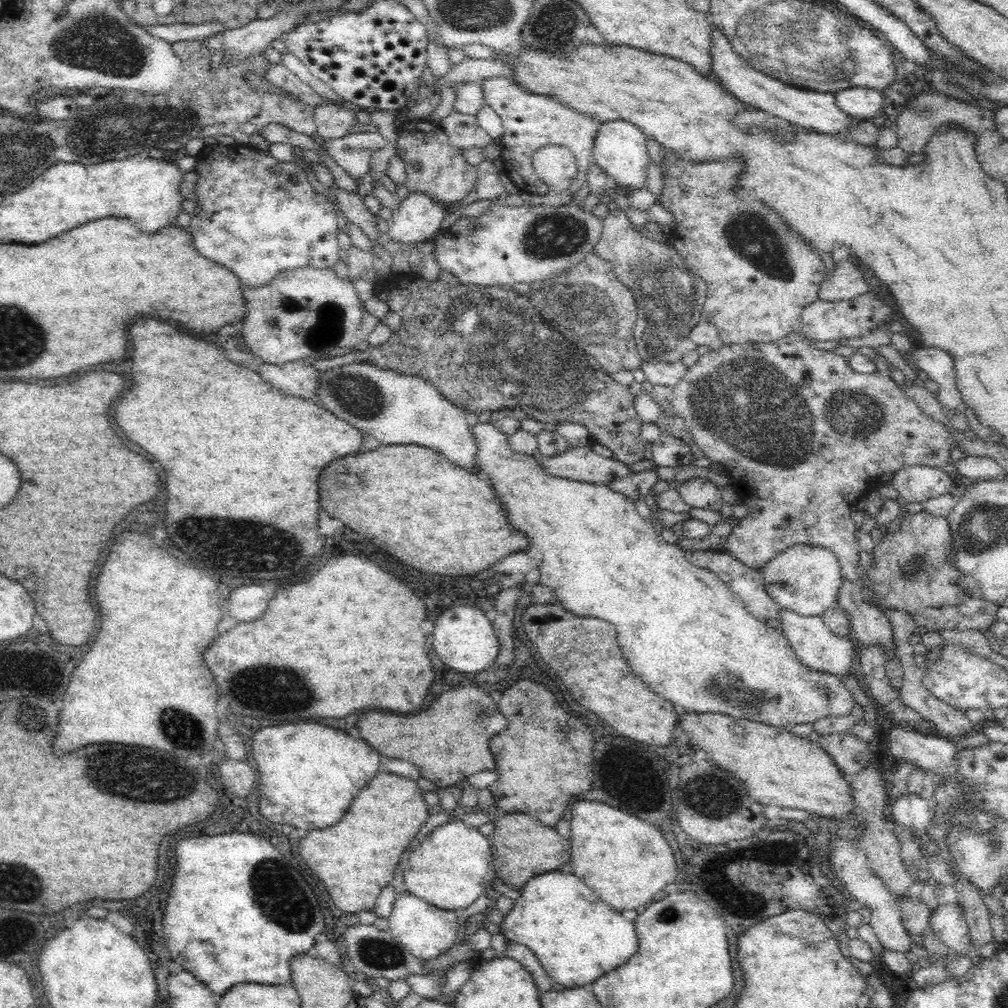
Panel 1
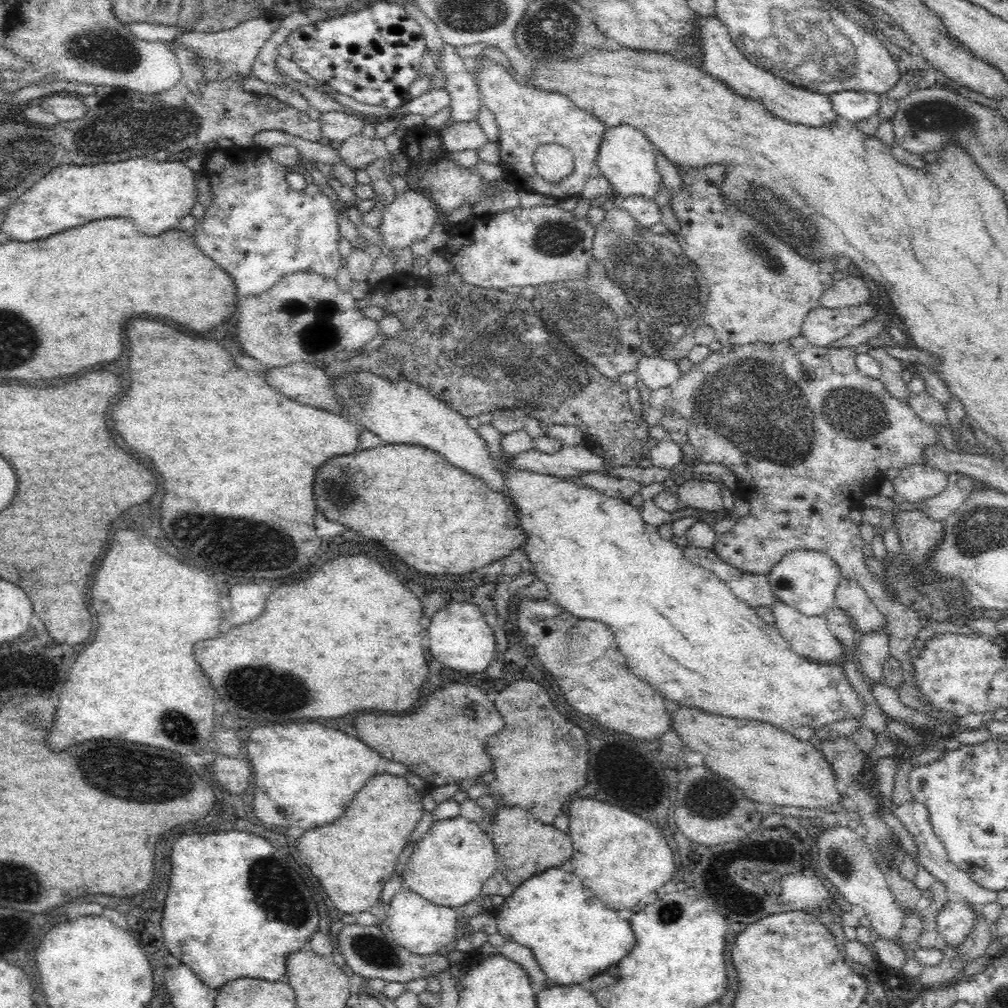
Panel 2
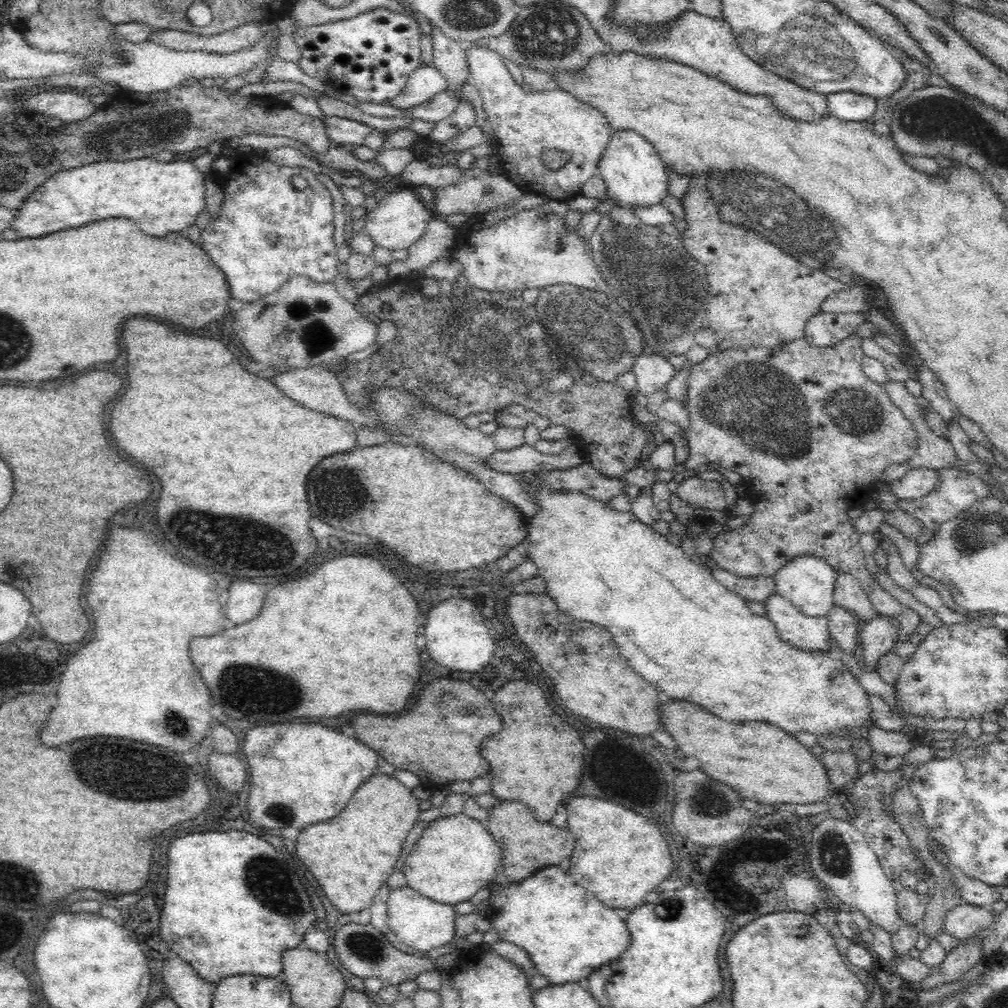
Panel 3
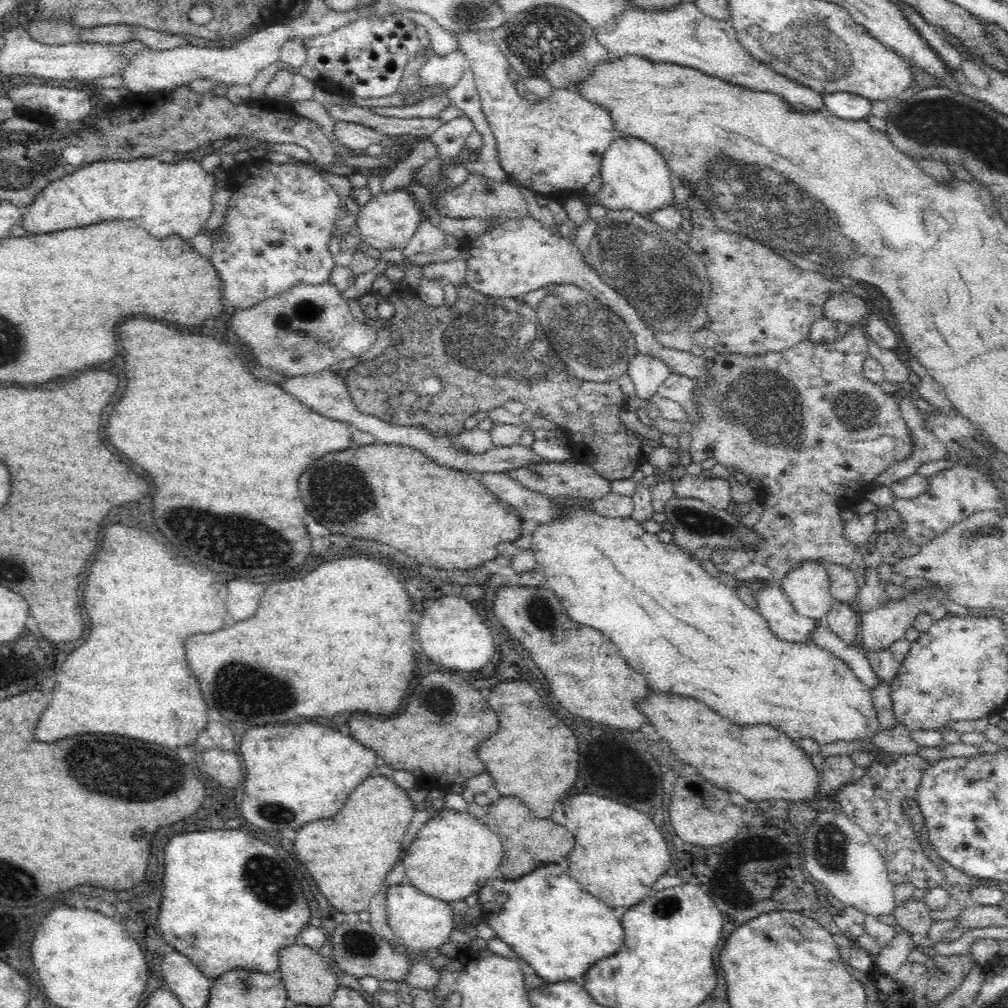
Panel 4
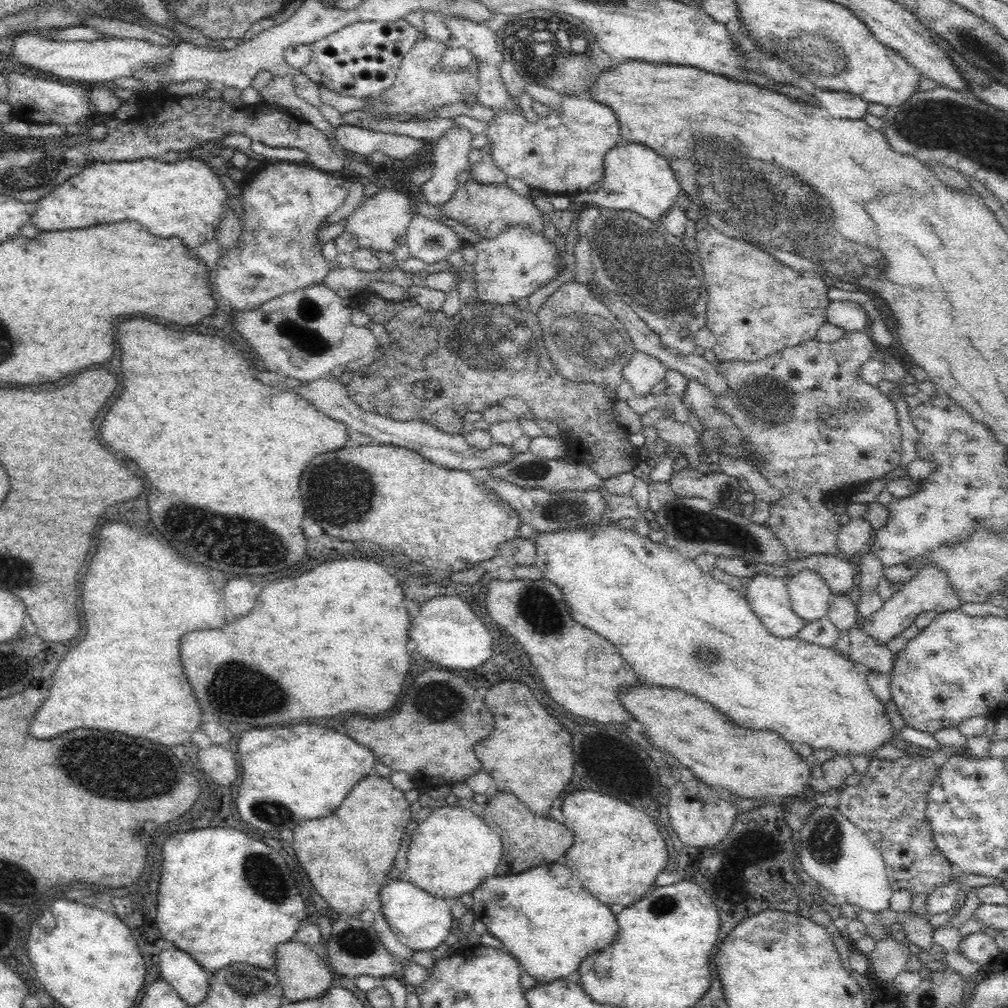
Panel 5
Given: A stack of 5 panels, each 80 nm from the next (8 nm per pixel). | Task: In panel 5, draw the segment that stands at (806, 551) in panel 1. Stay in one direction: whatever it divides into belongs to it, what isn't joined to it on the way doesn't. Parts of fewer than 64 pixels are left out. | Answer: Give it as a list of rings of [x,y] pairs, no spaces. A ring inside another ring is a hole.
[[[803,570],[786,581],[792,611],[796,616],[806,622],[826,616],[833,592],[824,578],[814,571]]]

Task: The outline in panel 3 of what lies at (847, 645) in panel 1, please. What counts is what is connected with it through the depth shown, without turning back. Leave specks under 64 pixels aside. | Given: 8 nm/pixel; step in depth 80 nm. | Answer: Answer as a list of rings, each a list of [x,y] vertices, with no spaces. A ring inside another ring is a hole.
[[[772,592],[764,600],[766,617],[772,621],[778,636],[802,650],[823,650],[829,652],[828,632],[826,617],[810,618],[804,616],[786,598]]]

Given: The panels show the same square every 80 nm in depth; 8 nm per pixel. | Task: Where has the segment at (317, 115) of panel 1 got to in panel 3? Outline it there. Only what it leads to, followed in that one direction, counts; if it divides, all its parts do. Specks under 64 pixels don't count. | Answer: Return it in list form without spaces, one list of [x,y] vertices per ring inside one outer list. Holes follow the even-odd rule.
[[[327,116],[325,131],[328,138],[337,146],[362,145],[364,139],[373,131],[371,126],[344,117]]]

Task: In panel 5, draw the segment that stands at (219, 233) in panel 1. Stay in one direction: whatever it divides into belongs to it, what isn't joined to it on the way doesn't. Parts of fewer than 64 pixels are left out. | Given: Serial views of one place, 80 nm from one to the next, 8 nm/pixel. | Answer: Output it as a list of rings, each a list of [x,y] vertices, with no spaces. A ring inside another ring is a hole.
[[[268,161],[253,174],[247,174],[242,184],[241,202],[244,220],[242,236],[231,250],[221,249],[218,260],[217,289],[233,308],[247,311],[281,294],[318,285],[327,275],[329,262],[322,255],[322,243],[318,241],[320,222],[326,220],[345,202],[353,182],[321,171],[318,167],[301,166],[288,161]]]

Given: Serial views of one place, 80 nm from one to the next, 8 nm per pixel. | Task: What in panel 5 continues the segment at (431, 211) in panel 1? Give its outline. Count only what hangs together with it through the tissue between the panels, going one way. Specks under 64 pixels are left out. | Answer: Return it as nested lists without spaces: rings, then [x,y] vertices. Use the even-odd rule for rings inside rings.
[[[388,187],[371,198],[363,198],[355,212],[346,218],[344,232],[352,234],[360,247],[393,253],[401,244],[407,242],[407,229],[414,212],[414,206],[407,191],[403,188]]]

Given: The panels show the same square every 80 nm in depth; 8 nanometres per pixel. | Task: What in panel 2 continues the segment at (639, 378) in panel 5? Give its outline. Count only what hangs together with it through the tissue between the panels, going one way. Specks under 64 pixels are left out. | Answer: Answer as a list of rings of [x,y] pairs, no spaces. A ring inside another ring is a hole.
[[[643,355],[636,364],[638,378],[650,390],[672,387],[680,378],[680,369],[675,360],[666,360],[658,356]]]

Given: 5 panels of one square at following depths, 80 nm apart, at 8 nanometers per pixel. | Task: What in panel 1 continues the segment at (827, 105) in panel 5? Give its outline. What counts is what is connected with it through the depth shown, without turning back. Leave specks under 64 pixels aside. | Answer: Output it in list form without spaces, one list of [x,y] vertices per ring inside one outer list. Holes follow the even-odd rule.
[[[854,87],[834,92],[836,105],[840,112],[856,119],[872,119],[882,110],[884,94],[882,90]]]

